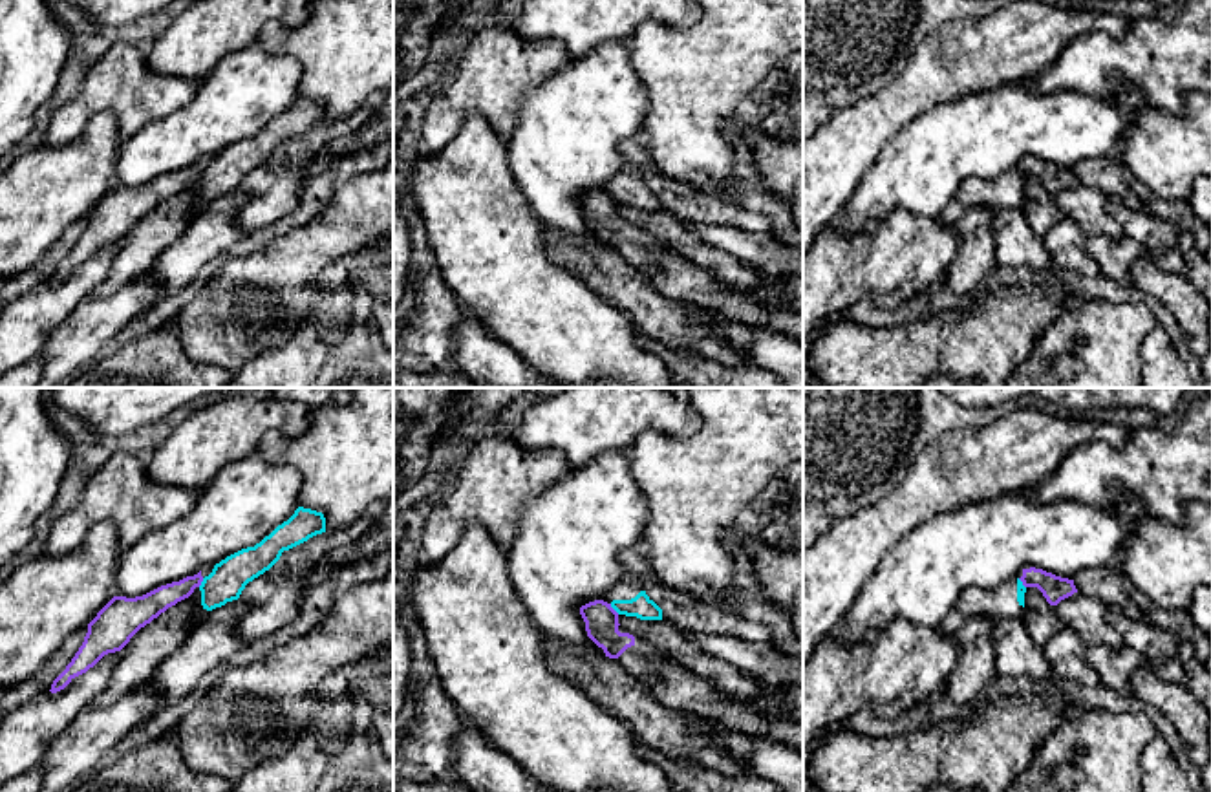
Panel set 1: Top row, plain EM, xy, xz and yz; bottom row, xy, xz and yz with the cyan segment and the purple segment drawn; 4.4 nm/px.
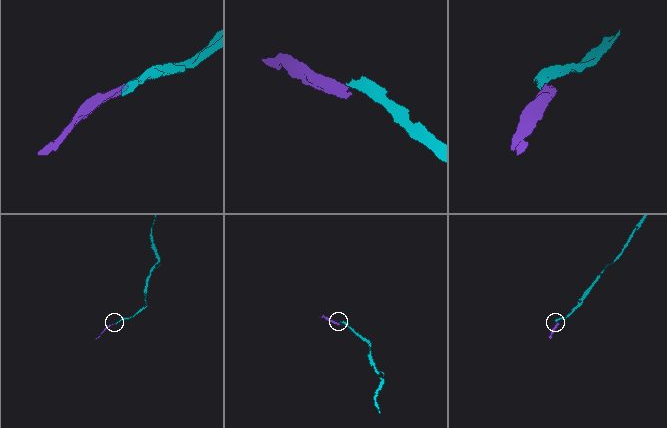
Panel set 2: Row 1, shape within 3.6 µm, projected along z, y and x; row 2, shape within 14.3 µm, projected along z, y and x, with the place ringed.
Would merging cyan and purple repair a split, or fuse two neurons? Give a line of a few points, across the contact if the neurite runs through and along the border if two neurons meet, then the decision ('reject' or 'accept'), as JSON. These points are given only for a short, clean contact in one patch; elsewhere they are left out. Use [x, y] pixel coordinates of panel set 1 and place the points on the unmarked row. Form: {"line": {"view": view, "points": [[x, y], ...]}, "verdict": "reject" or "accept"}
{"line": {"view": "xz", "points": [[610, 194], [619, 203]]}, "verdict": "reject"}

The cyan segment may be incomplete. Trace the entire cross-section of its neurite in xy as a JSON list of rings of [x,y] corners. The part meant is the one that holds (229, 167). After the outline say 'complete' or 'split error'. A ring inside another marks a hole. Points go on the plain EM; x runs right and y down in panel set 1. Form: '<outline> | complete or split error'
[[[298,97],[287,112],[278,115],[260,134],[241,139],[214,155],[212,163],[188,187],[194,207],[201,209],[212,199],[238,190],[245,176],[269,161],[284,141],[322,123],[326,123],[324,104]]] | split error

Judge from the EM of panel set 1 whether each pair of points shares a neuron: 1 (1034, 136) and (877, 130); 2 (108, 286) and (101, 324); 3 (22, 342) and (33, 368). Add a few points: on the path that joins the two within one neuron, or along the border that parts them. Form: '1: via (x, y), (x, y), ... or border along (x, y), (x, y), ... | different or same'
1: border along (939, 107), (899, 130), (875, 163) | different
2: border along (143, 271), (110, 293), (92, 295) | different
3: border along (37, 355), (19, 366) | different

